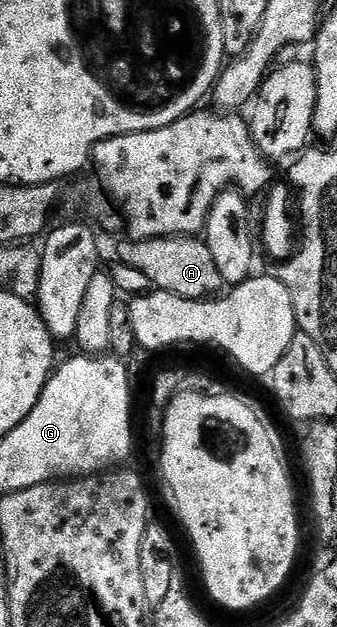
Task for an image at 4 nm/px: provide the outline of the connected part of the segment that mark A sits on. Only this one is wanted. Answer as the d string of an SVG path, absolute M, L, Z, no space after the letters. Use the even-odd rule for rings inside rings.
M198 237L141 238L126 241L119 246L118 261L124 262L129 268L137 268L137 272L142 272L155 290L164 290L174 296L207 300L224 289L223 277L221 272L217 272L217 264L209 253L206 241Z

